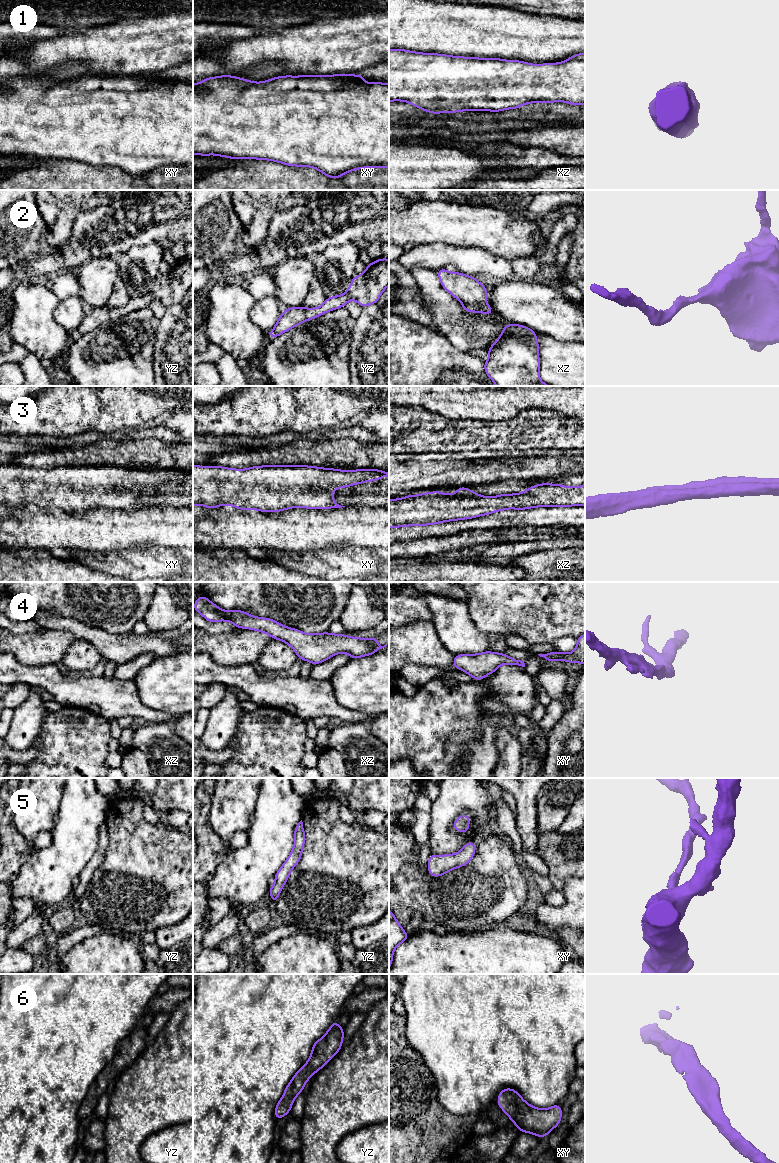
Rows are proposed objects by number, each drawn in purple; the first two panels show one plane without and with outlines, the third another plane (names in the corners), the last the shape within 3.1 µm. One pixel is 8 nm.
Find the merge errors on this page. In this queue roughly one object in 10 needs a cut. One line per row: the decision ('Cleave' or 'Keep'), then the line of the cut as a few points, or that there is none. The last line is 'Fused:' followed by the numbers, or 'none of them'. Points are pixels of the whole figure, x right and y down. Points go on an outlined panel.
1: Keep. No split
2: Keep. No split
3: Keep. No split
4: Keep. No split
5: Keep. No split
6: Keep. No split
Fused: none of them

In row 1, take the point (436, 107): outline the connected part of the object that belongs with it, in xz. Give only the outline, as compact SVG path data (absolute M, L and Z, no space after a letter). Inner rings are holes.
M389 49L389 102L391 101L405 101L432 114L470 110L499 112L535 102L585 105L585 53L575 54L560 63L535 65L500 58L461 57Z

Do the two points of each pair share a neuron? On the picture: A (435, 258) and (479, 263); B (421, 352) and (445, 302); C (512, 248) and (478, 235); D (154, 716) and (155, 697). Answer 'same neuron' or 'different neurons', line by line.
A: same neuron
B: different neurons
C: same neuron
D: different neurons

